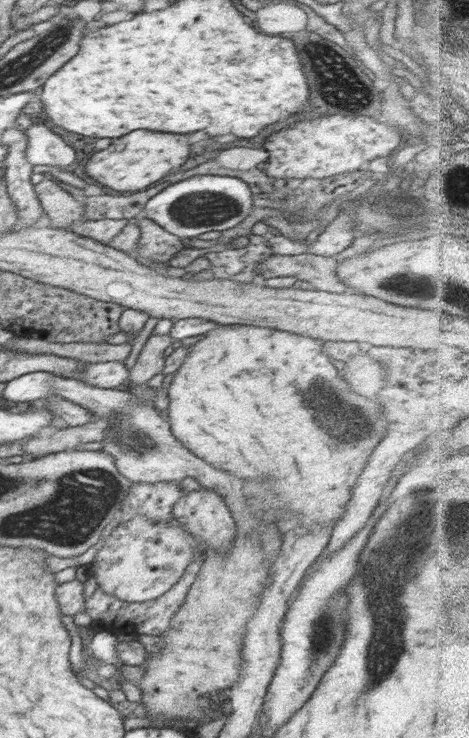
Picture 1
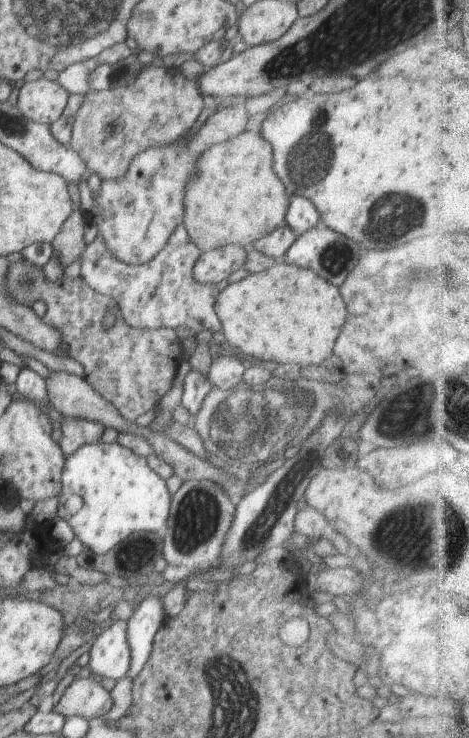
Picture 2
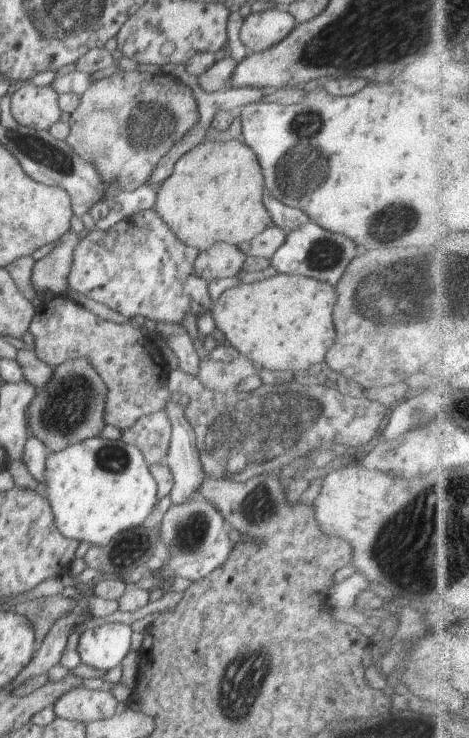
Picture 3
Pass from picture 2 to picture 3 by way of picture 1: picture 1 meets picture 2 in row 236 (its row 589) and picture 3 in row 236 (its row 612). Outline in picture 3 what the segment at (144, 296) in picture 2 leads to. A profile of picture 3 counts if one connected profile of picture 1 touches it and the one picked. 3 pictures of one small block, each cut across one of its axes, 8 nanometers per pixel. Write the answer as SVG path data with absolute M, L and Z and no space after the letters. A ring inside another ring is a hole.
M153 208L143 210L118 221L108 230L94 230L78 241L71 256L67 288L108 306L124 318L142 317L154 322L181 323L185 312L192 312L198 318L214 305L209 297L207 282L195 273L198 253L197 248L182 244Z

